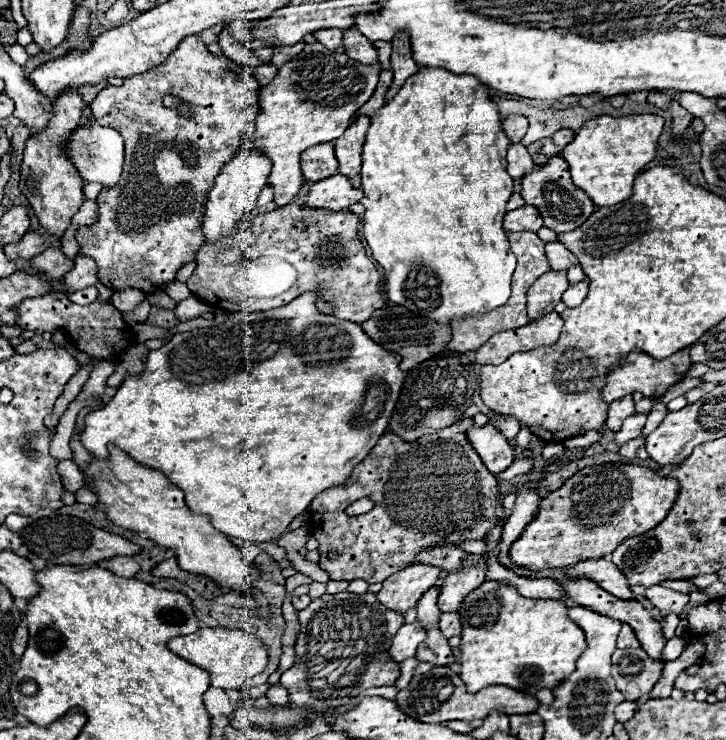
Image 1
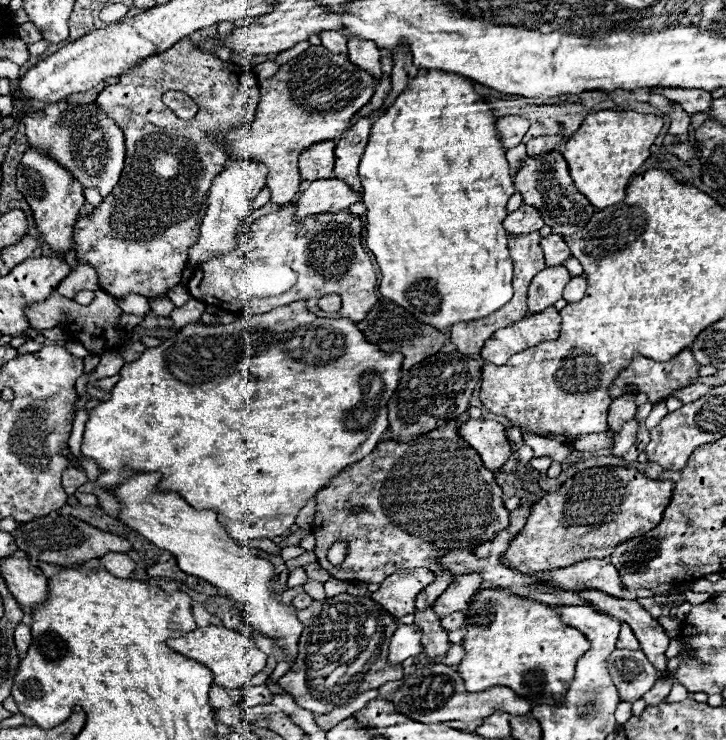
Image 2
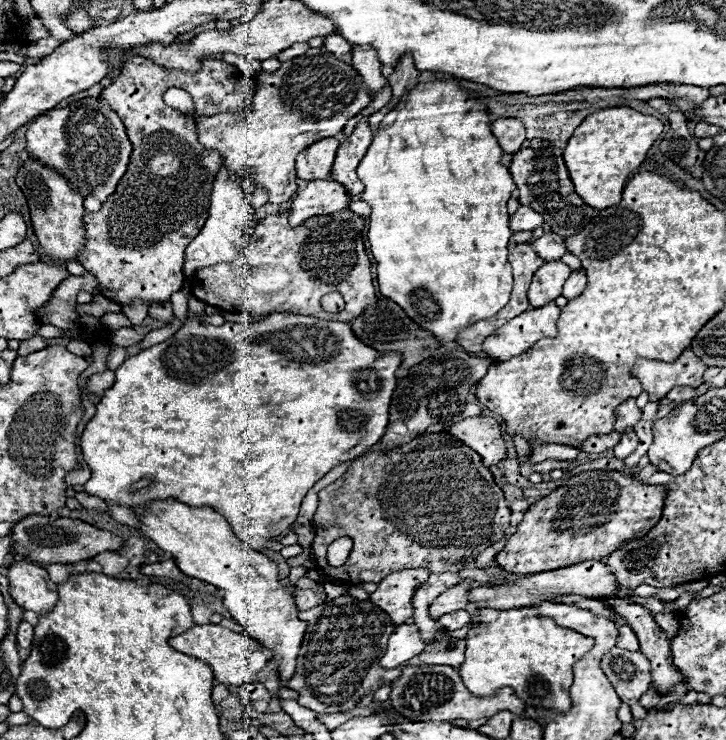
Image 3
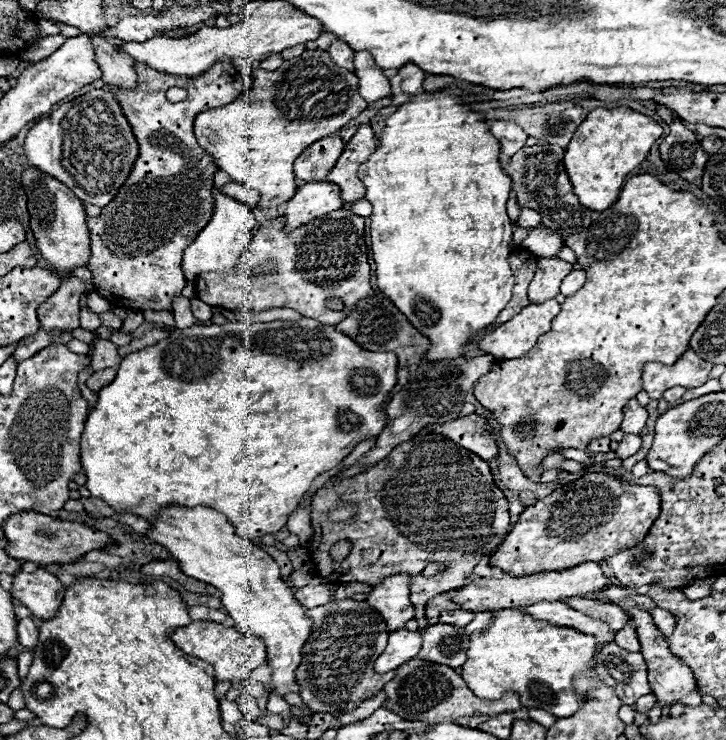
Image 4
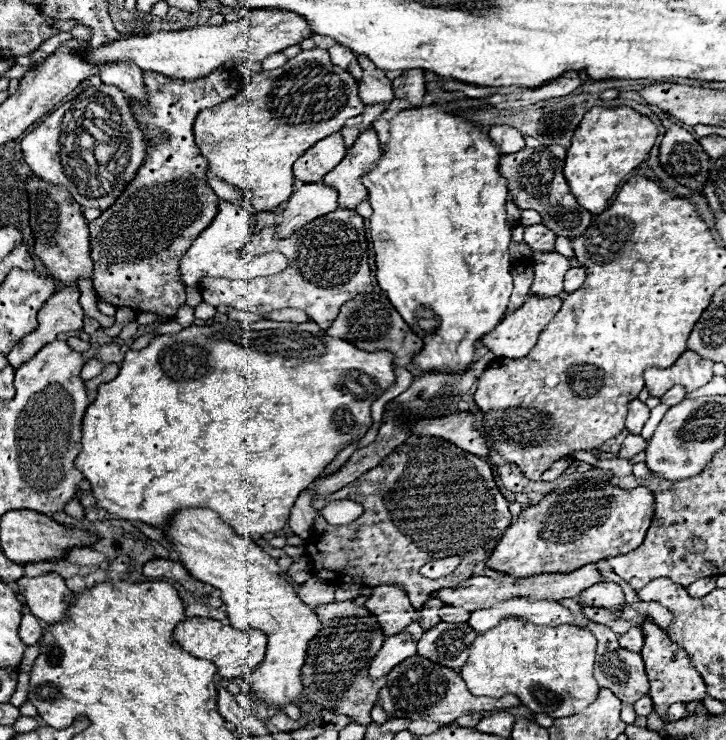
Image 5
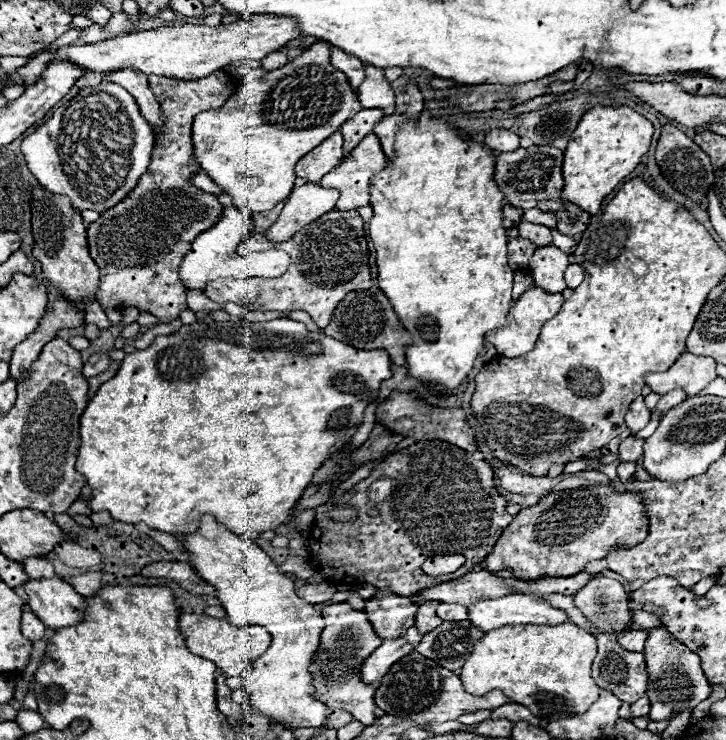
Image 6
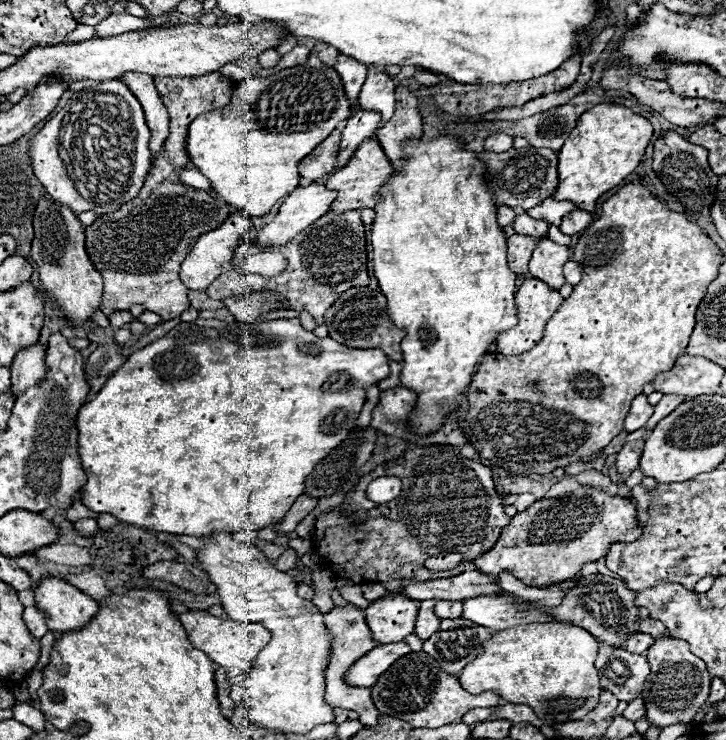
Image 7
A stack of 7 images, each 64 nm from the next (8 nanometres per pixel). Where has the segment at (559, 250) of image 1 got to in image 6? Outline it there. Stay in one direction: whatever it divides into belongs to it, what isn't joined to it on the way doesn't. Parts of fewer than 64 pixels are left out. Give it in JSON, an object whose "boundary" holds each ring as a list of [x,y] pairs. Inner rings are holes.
{"boundary":[[[520,220],[520,224],[516,226],[520,236],[532,240],[536,246],[548,246],[552,242],[552,236],[550,236],[550,228],[544,226],[544,224],[532,224],[532,222],[526,222],[526,220]]]}

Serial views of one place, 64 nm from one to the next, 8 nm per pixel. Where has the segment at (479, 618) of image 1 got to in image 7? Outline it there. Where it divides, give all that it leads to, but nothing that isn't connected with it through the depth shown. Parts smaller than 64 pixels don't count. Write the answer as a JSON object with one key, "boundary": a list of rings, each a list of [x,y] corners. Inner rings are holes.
{"boundary":[[[558,622],[522,624],[522,626],[514,626],[514,628],[496,632],[484,644],[484,650],[480,650],[480,654],[470,664],[464,666],[464,670],[460,674],[460,684],[464,690],[468,690],[472,694],[490,690],[510,704],[530,706],[536,712],[536,716],[544,718],[544,720],[552,720],[552,722],[580,720],[596,708],[596,702],[602,692],[600,674],[594,666],[596,652],[598,652],[598,642],[584,628],[566,626],[566,624],[558,624]]]}

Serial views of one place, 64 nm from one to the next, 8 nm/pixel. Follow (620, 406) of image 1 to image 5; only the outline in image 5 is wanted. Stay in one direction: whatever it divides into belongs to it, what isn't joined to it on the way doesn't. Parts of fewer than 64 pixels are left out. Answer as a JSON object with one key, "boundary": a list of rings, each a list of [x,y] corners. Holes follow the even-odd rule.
{"boundary":[[[638,398],[632,400],[632,402],[628,404],[626,430],[628,430],[630,434],[640,434],[640,430],[644,428],[644,424],[646,424],[646,420],[648,420],[648,414],[650,414],[650,408],[648,408],[644,402],[640,402]]]}

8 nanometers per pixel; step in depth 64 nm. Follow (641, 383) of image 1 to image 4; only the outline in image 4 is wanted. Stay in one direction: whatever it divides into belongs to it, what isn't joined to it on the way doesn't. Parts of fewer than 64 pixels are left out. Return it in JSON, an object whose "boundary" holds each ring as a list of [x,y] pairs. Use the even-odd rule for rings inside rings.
{"boundary":[[[686,350],[672,366],[664,366],[658,362],[646,364],[642,382],[650,400],[660,400],[668,388],[684,386],[690,390],[702,386],[710,378],[710,370],[710,362],[702,360],[694,350]]]}

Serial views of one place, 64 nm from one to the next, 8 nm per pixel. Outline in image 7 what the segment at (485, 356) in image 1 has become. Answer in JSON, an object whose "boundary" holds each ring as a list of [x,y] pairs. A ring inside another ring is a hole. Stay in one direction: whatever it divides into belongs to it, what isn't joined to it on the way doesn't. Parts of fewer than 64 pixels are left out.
{"boundary":[[[530,276],[524,278],[522,286],[516,292],[516,306],[518,306],[520,322],[512,330],[506,330],[506,332],[498,334],[498,338],[496,338],[498,352],[506,354],[506,356],[512,356],[512,354],[522,354],[522,352],[530,350],[532,346],[536,346],[540,342],[540,338],[544,336],[544,326],[546,326],[548,318],[552,318],[552,314],[560,308],[562,302],[564,302],[564,298],[560,296],[560,292],[548,288],[546,282],[540,282],[540,280],[530,278]]]}

